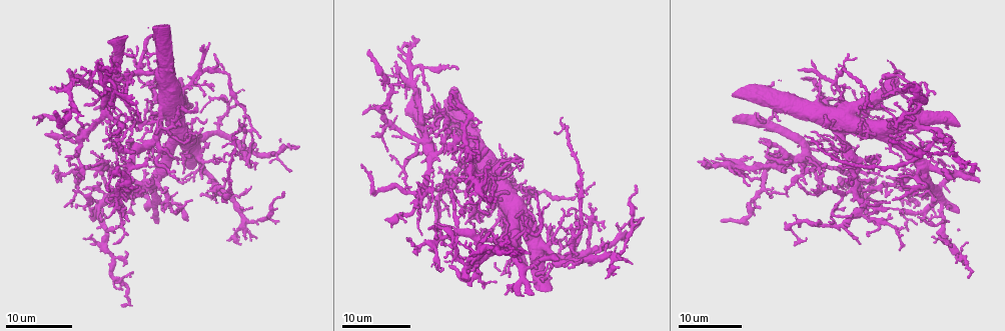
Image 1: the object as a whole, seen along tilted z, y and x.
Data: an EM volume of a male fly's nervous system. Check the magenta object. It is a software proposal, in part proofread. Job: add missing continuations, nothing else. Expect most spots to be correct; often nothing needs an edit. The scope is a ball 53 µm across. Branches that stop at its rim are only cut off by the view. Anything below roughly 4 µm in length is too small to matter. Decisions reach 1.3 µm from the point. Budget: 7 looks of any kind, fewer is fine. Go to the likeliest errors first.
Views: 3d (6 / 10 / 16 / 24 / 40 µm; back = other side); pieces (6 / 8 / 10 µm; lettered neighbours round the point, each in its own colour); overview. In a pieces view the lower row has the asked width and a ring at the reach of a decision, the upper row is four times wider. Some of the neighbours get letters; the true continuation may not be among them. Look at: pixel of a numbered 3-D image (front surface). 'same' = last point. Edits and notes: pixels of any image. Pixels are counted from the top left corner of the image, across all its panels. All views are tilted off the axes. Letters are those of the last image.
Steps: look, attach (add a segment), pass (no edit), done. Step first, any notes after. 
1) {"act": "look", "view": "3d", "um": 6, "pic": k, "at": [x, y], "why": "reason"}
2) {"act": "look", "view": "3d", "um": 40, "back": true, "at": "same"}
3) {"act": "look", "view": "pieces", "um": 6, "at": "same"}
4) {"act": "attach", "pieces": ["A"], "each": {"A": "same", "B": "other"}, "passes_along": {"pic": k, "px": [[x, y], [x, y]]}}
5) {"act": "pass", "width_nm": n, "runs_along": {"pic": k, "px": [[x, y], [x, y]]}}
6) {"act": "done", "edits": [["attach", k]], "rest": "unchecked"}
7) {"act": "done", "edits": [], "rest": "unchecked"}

{"act": "look", "view": "3d", "um": 16, "pic": 1, "at": [210, 142], "why": "free end"}

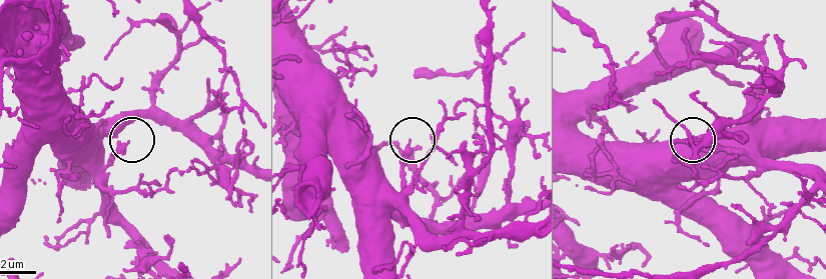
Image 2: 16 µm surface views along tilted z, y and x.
{"act": "look", "view": "pieces", "um": 10, "pic": 2, "at": [126, 143]}

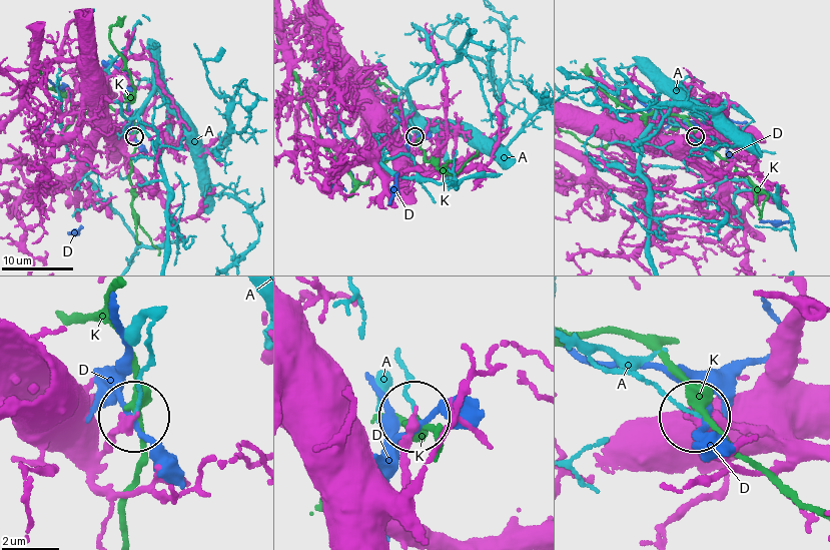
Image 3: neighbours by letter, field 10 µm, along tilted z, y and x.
{"act": "pass", "each": {"A": "other", "D": "other", "K": "other"}, "runs_along": {"pic": 3, "px": [[57, 397], [65, 407], [60, 428], [104, 441], [134, 418]]}, "found": "no lettered segment goes on from it"}

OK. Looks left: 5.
{"act": "look", "view": "3d", "um": 24, "pic": 1, "at": [757, 178], "why": "branch stops here"}

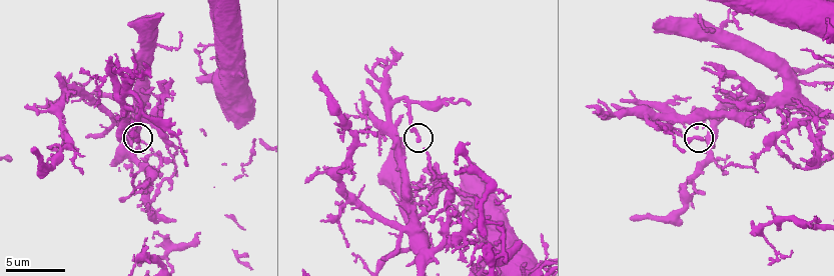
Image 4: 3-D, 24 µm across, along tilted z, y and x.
{"act": "look", "view": "pieces", "um": 10, "pic": 4, "at": [702, 139]}

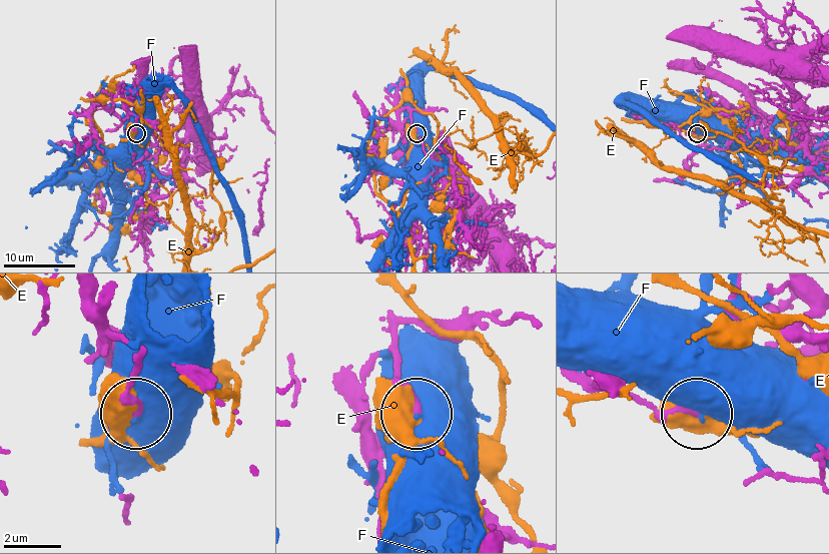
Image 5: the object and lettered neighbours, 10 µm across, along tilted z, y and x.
{"act": "pass", "each": {"E": "other", "F": "other"}, "found": "none of them fits"}

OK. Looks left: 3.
{"act": "look", "view": "pieces", "um": 10, "pic": 4, "at": [90, 137], "why": "branch stops here"}

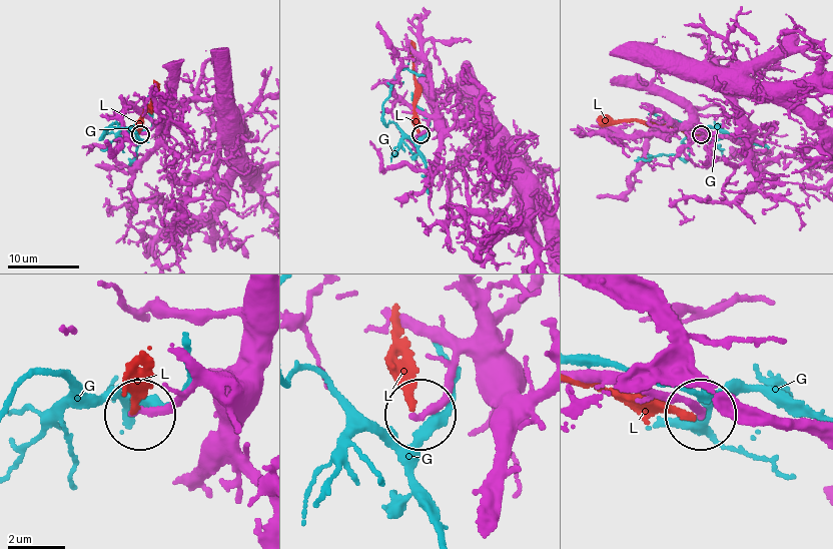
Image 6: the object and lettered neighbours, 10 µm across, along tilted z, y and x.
{"act": "pass", "each": {"G": "other", "L": "other"}, "found": "none of them fits"}

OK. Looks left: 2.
{"act": "done", "edits": [], "rest": "unchecked"}

